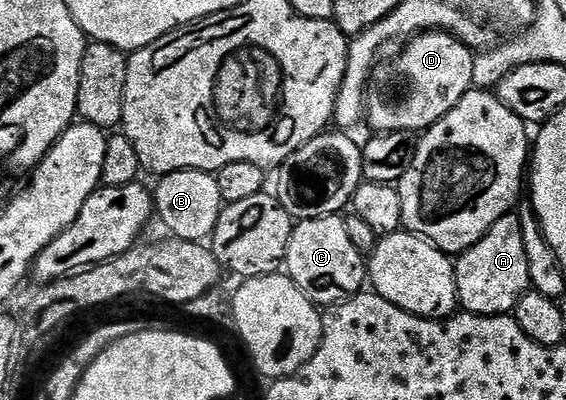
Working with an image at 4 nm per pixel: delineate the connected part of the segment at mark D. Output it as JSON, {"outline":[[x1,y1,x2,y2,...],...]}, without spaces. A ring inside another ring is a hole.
{"outline":[[418,34,404,48,392,66,392,79,385,84,384,91,367,99,366,122,373,126,373,131,393,134,429,130,456,107,466,91,473,89,473,51,452,35]]}

